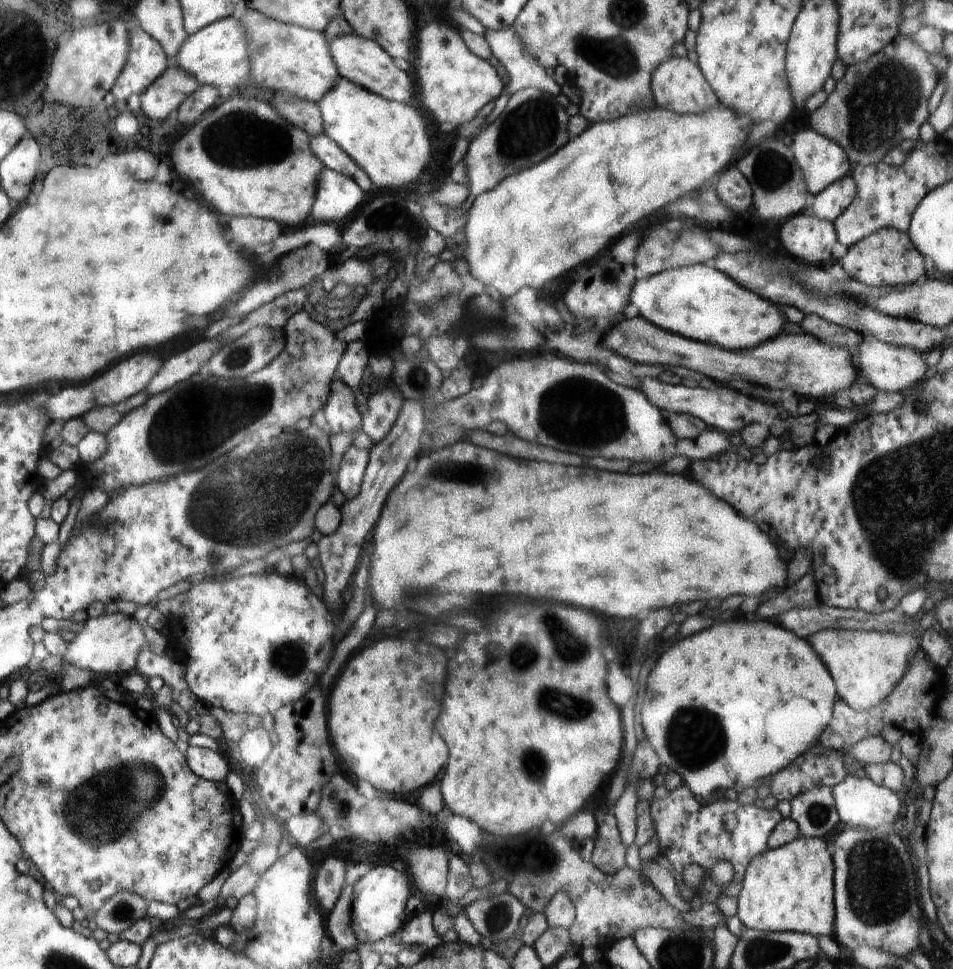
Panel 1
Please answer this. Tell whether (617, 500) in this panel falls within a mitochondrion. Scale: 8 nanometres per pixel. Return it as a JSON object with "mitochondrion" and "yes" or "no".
{"mitochondrion":"no"}

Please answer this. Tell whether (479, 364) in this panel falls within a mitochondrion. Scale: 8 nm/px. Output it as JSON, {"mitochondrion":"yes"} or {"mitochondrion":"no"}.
{"mitochondrion":"no"}

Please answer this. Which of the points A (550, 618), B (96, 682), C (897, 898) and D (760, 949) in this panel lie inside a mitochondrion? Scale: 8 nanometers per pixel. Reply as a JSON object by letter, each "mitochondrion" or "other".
{"A":"mitochondrion","B":"other","C":"mitochondrion","D":"mitochondrion"}

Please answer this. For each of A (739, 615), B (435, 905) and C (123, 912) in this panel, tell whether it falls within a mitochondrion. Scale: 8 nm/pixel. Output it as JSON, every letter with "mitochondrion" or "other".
{"A":"other","B":"other","C":"mitochondrion"}

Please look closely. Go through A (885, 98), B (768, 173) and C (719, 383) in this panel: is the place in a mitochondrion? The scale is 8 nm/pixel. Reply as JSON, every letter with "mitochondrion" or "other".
{"A":"mitochondrion","B":"mitochondrion","C":"other"}

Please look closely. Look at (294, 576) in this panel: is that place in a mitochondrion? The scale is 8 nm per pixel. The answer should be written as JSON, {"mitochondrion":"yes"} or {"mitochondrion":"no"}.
{"mitochondrion":"no"}

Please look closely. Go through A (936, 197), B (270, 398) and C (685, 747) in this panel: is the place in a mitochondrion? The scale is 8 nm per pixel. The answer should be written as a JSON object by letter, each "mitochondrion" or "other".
{"A":"other","B":"mitochondrion","C":"mitochondrion"}

